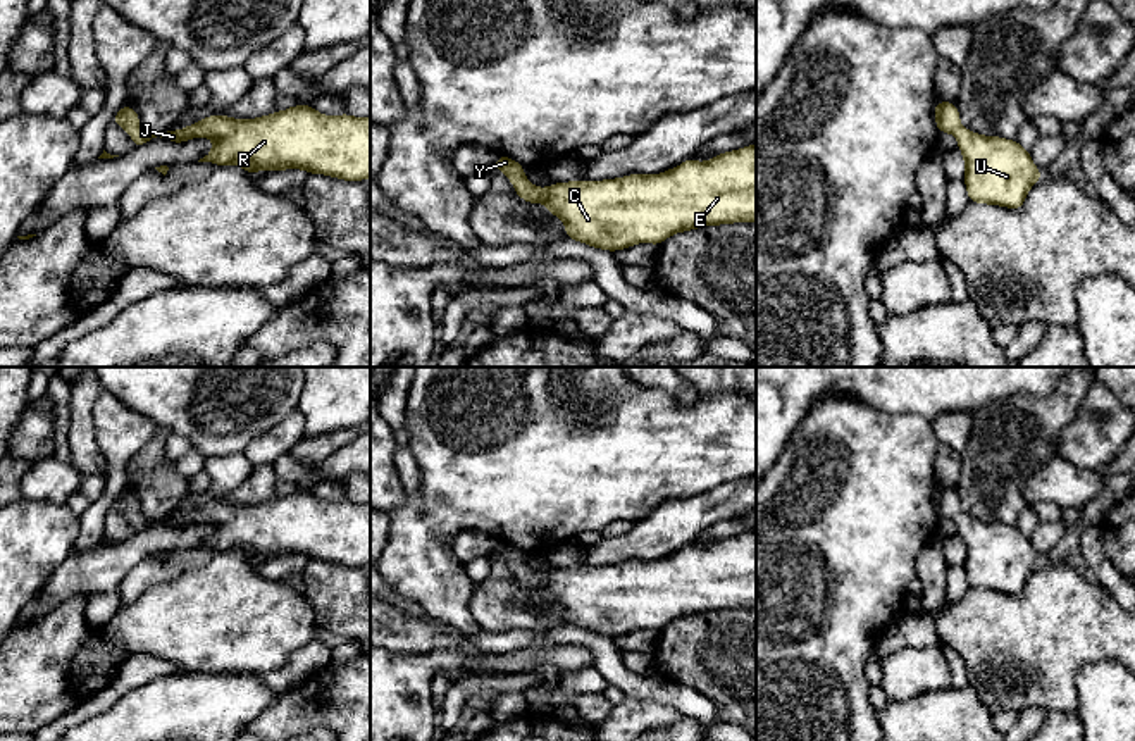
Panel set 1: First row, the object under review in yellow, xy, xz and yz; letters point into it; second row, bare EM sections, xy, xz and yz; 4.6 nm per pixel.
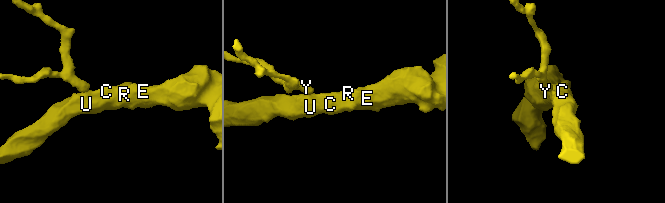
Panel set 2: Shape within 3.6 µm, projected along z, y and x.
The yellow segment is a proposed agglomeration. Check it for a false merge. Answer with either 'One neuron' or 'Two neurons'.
One neuron

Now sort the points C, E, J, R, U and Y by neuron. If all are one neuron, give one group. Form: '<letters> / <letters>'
C E J R U Y

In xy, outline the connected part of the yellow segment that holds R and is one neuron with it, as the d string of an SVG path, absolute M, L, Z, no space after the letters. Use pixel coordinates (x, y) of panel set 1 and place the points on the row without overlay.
M296 489L255 505L207 501L157 522L171 529L210 524L214 534L198 548L236 550L251 562L258 555L301 555L343 567L370 565L370 501L324 501L312 491Z

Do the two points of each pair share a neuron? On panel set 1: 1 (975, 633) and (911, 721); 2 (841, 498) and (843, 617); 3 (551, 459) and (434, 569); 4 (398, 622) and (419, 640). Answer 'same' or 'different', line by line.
1: different
2: same
3: same
4: same

